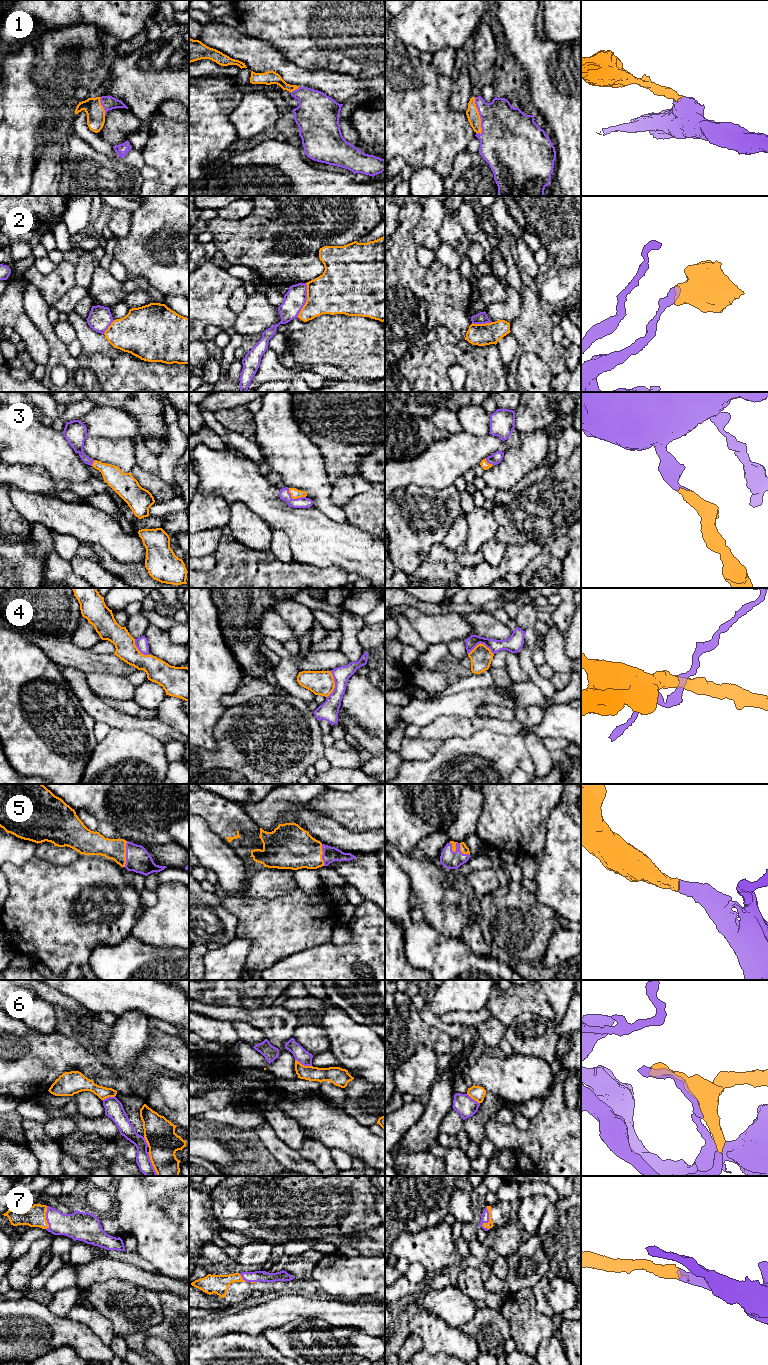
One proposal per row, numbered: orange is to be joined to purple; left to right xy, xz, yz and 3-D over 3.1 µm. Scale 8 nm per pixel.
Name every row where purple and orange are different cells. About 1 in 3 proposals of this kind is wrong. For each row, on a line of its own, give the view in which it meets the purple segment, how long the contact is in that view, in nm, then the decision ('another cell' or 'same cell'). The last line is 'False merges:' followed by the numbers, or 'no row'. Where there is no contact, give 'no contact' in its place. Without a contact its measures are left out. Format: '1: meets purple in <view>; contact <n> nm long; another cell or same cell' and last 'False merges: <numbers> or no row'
1: meets purple in yz; contact 300 nm long; same cell
2: meets purple in xz; contact 280 nm long; another cell
3: meets purple in xz; contact 160 nm long; same cell
4: meets purple in yz; contact 200 nm long; another cell
5: meets purple in xy; contact 200 nm long; same cell
6: meets purple in xz; contact 150 nm long; same cell
7: meets purple in yz; contact 190 nm long; same cell
False merges: 2, 4

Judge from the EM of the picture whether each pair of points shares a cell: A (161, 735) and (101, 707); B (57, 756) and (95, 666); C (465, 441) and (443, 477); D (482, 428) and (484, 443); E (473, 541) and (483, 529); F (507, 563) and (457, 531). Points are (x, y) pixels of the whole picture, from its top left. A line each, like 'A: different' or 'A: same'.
A: same
B: different
C: same
D: different
E: same
F: different

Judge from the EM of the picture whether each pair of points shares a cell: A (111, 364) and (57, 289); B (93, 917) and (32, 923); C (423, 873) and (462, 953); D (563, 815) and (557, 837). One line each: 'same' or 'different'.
A: different
B: same
C: different
D: same

